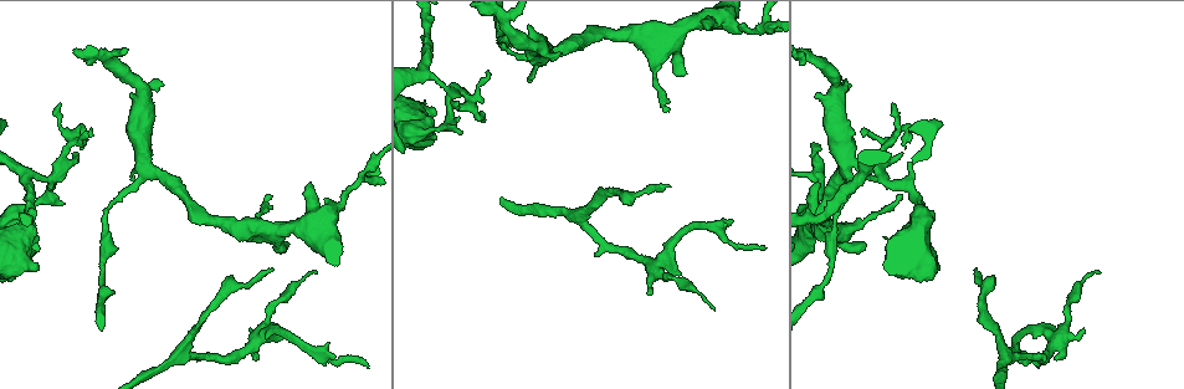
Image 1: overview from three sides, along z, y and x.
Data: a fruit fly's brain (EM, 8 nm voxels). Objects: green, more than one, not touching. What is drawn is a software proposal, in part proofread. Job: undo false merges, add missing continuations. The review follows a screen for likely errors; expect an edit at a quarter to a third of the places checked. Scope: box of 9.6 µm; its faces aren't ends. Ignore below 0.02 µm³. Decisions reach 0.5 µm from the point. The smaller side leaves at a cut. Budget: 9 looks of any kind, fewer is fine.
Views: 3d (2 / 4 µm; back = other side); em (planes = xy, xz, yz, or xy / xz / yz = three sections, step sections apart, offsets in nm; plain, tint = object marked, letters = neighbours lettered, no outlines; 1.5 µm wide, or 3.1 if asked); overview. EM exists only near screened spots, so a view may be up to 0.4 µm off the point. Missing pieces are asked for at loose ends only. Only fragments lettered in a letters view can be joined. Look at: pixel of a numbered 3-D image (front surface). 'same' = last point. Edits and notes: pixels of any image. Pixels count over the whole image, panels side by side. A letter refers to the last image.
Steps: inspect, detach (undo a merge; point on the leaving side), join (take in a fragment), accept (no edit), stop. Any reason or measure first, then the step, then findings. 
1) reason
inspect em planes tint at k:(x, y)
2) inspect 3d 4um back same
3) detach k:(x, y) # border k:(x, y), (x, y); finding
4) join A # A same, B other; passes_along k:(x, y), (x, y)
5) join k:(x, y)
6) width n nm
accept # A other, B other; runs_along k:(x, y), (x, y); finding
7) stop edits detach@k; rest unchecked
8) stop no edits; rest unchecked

end of a long branch
inspect 3d 2um at 1:(766, 248)

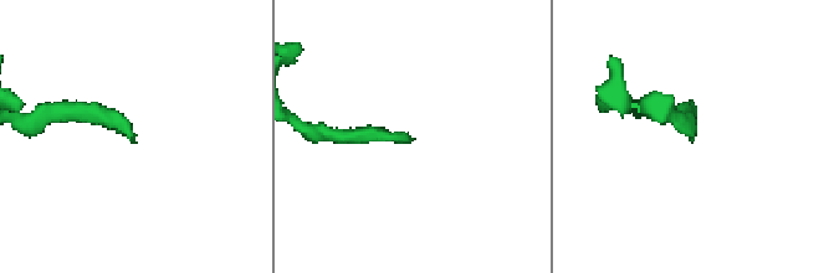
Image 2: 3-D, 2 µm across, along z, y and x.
inspect em planes plain at 2:(409, 143)

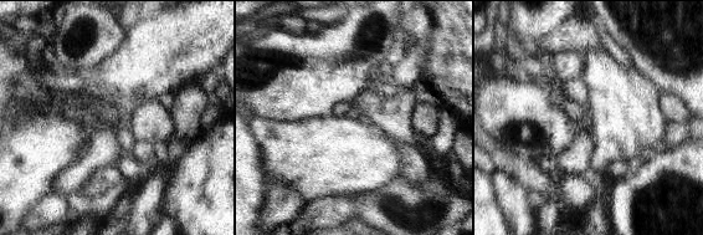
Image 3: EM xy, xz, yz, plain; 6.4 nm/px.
inspect em planes letters same

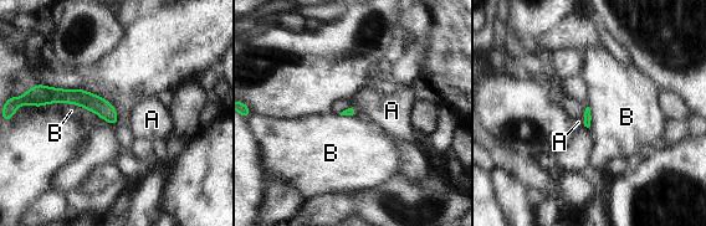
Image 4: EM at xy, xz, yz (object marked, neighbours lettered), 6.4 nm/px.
join A # A same, B other; passes_along 4:(587, 117), (583, 121), (578, 122); it goes on there

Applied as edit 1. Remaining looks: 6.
a narrow waist
inspect 3d 2um at 1:(764, 27)

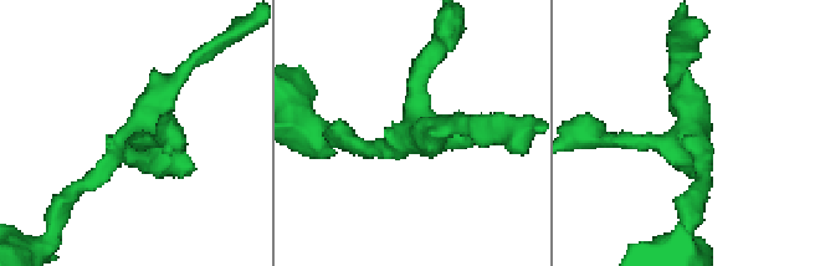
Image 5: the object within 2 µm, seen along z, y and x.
arms 3; need the tissue
inspect em planes tint at 5:(693, 139)

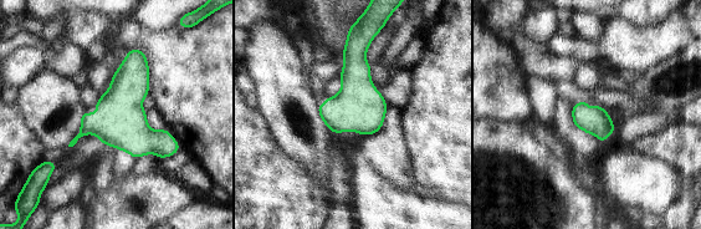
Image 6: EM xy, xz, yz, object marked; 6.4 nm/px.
see the neighbours
inspect em planes letters same

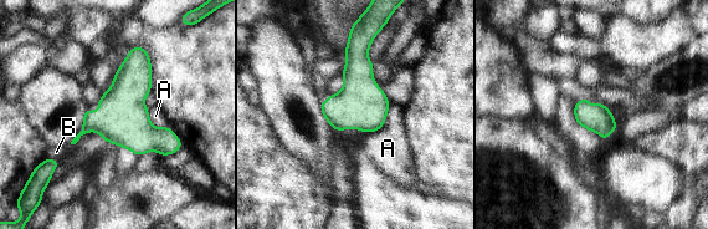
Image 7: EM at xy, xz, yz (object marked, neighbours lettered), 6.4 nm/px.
accept # A other, B other; border 7:(390, 105), (385, 122), (369, 133); all the same neuron

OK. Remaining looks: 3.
branch stops here
inspect 3d 4um at 1:(670, 187)

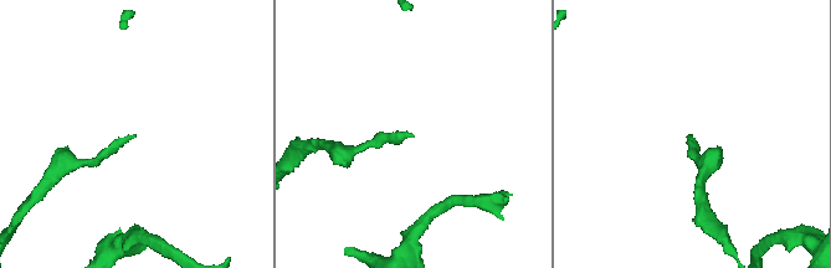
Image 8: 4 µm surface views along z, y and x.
shape alone is not enough
inspect em xy step 8 letters at 8:(134, 136)

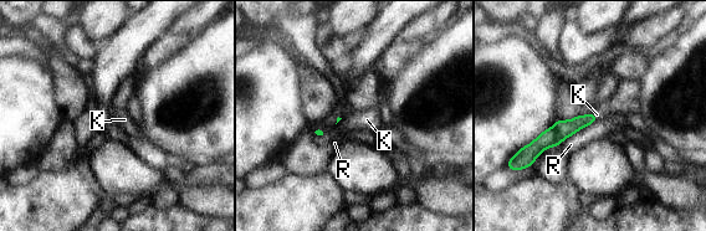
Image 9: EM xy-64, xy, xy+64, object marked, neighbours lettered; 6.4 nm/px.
longest_contact R 320 nm
accept # K other, R other; none of them fits

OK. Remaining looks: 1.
an open end
inspect em planes letters at 1:(892, 104)

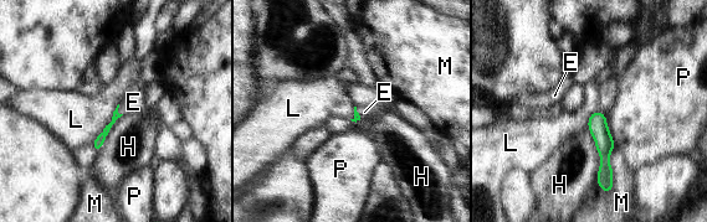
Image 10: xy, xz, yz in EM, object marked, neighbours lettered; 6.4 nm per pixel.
join E # E same, H other, L other, M other, P other; it goes on there

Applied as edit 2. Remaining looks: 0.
stop edits join@4, join@10; rest unchecked

